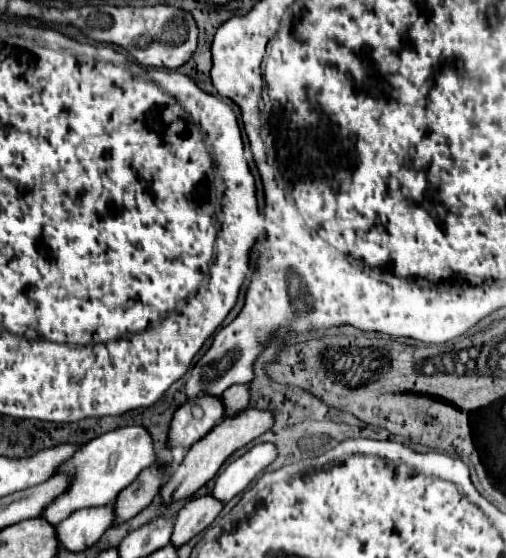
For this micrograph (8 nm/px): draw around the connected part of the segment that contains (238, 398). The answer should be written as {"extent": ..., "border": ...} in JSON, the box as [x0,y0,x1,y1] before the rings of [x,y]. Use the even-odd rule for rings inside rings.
{"extent":[223,384,247,418],"border":[[[247,384],[245,386],[231,386],[231,390],[225,390],[223,398],[223,406],[225,406],[225,418],[237,416],[241,412],[245,412],[247,408]]]}

